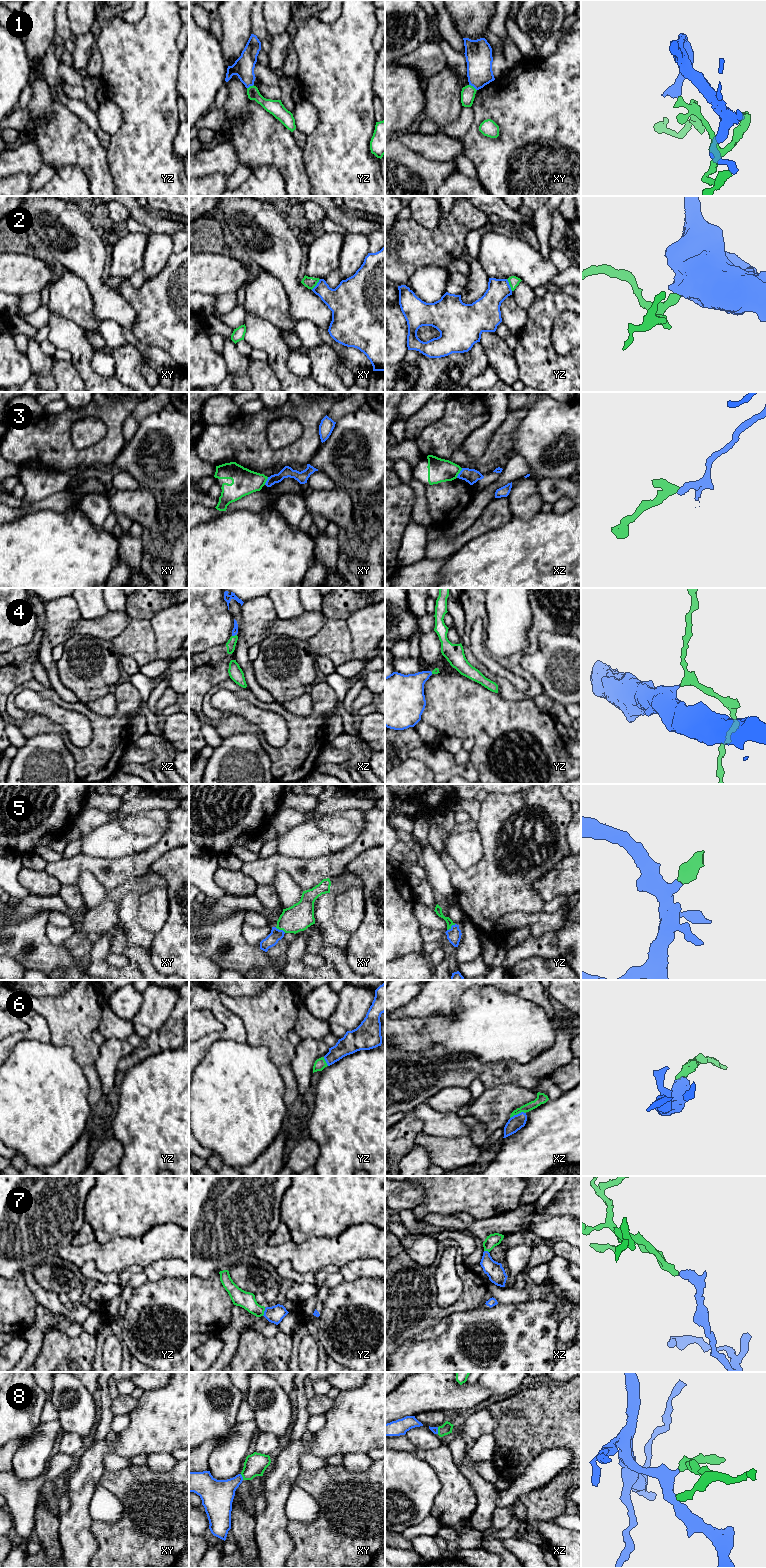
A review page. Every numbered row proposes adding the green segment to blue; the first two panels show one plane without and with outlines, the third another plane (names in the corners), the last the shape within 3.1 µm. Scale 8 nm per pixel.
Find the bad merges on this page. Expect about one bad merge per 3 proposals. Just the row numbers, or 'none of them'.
1, 2, 3

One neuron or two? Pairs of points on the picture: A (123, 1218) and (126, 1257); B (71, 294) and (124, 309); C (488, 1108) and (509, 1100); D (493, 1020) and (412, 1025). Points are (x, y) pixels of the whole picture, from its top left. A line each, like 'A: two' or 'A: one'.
A: two
B: two
C: one
D: one

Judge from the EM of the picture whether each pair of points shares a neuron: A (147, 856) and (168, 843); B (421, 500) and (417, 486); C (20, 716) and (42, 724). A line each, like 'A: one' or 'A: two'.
A: one
B: one
C: one

